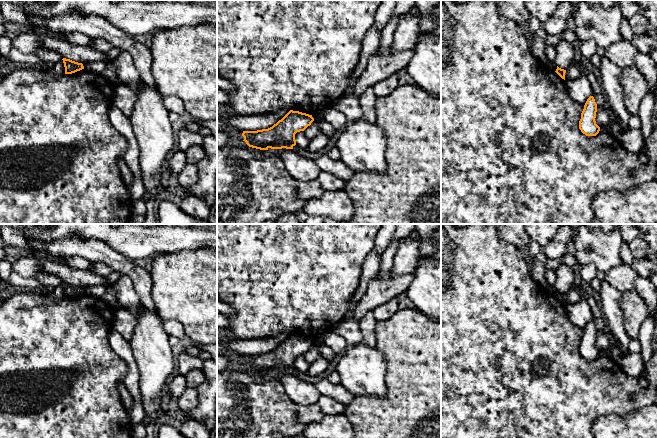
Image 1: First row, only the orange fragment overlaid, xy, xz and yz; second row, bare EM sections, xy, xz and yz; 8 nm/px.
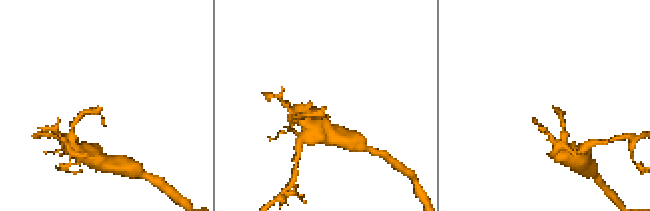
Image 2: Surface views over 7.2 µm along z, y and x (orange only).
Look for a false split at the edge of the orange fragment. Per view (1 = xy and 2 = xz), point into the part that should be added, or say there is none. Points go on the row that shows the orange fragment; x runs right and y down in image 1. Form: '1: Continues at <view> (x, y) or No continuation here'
1: No continuation here
2: No continuation here

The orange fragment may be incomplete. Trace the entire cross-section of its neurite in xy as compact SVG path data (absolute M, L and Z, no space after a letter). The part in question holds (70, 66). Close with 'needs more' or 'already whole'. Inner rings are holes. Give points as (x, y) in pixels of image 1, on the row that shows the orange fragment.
M63 58L62 60L65 67L65 74L72 74L84 69L84 66L82 63L78 63L66 58Z; already whole

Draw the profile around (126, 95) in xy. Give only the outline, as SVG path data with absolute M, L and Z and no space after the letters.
M120 83L115 86L113 105L126 116L131 115L137 98L138 92L134 85Z

